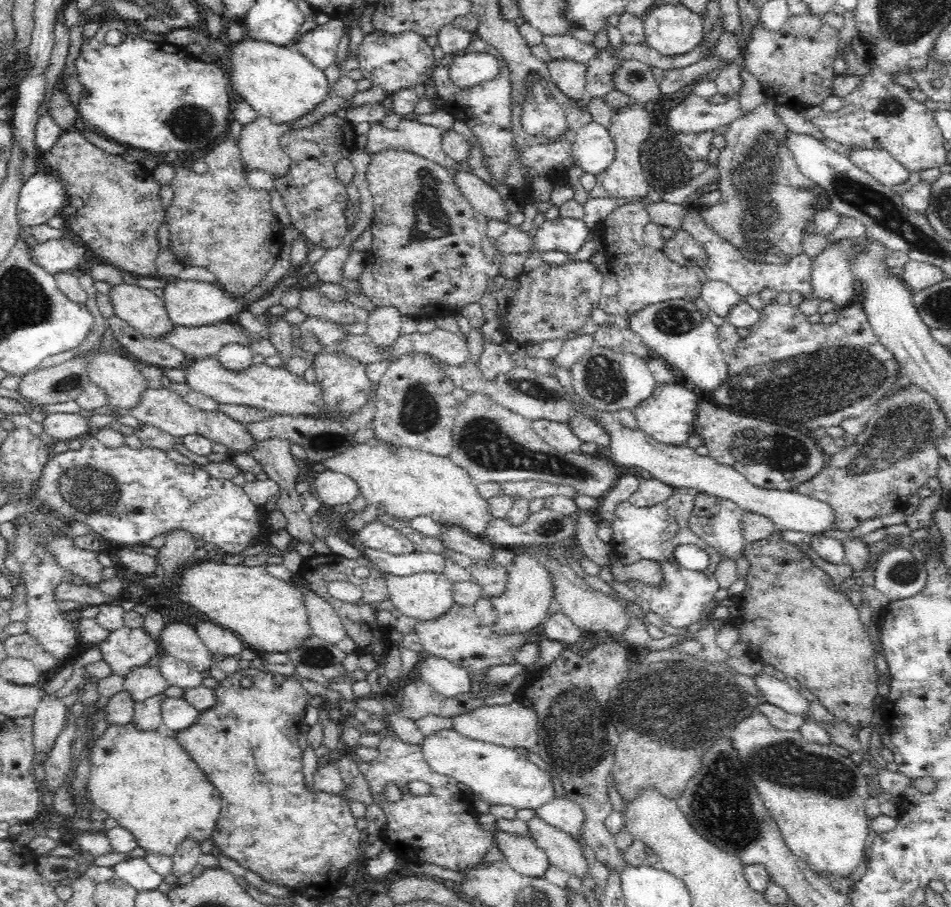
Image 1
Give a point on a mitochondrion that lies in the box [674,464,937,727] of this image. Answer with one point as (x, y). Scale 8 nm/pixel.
(904, 572)

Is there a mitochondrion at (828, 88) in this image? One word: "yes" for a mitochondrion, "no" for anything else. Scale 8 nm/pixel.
no

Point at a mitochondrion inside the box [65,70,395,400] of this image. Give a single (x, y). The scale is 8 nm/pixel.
(192, 125)

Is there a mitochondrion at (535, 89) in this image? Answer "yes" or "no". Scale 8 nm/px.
yes

